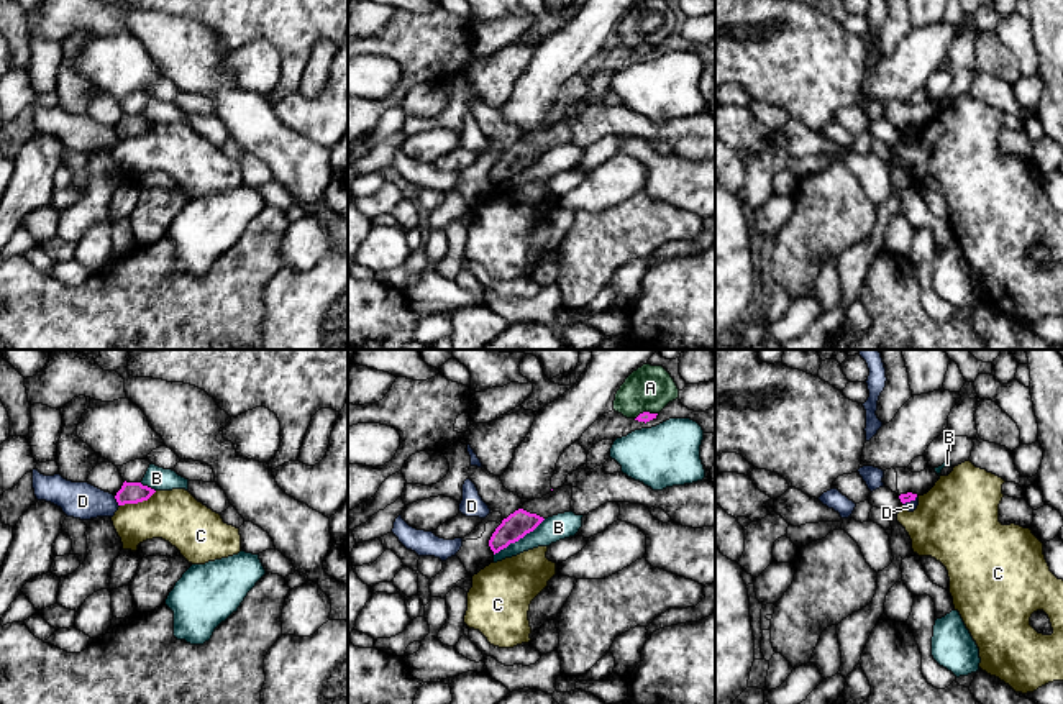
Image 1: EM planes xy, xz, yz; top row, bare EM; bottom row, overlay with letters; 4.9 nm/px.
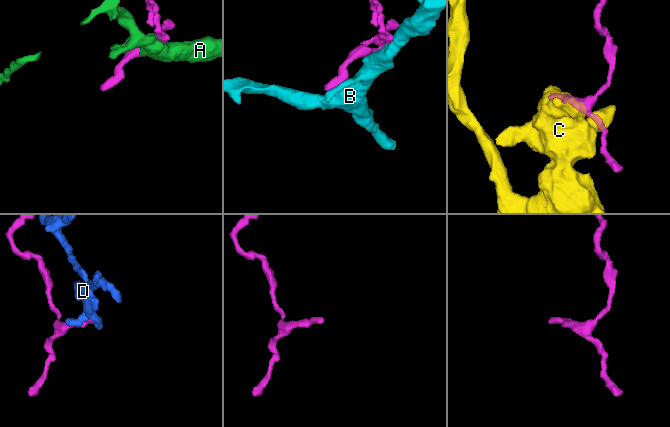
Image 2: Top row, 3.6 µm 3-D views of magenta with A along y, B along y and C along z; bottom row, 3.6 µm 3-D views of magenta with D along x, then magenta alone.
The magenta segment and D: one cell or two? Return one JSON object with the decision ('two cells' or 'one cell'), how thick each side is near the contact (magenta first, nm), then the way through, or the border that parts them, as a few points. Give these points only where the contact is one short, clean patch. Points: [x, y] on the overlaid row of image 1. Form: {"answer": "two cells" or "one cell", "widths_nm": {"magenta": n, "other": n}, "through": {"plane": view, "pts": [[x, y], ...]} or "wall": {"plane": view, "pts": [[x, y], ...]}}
{"answer": "two cells", "widths_nm": {"magenta": 110, "other": 180}, "wall": {"plane": "xy", "pts": [[114, 496], [118, 506]]}}

